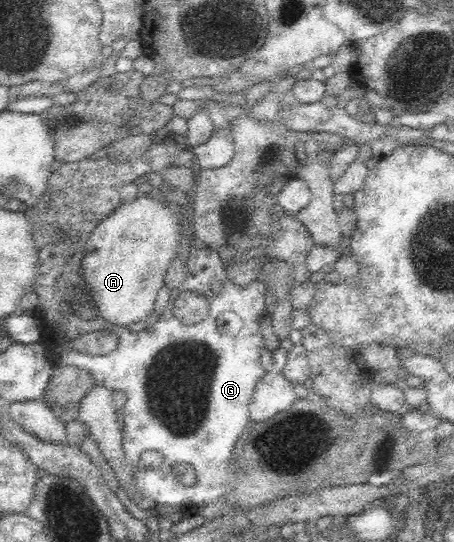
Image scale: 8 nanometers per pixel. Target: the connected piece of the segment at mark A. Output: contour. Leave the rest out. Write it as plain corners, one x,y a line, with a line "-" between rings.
137,197
119,204
105,220
91,231
87,252
83,256
83,278
94,300
98,316
111,324
128,327
134,322
145,321
153,314
153,305
159,290
164,286
169,264
177,258
180,248
181,216
177,210
183,206
172,197

